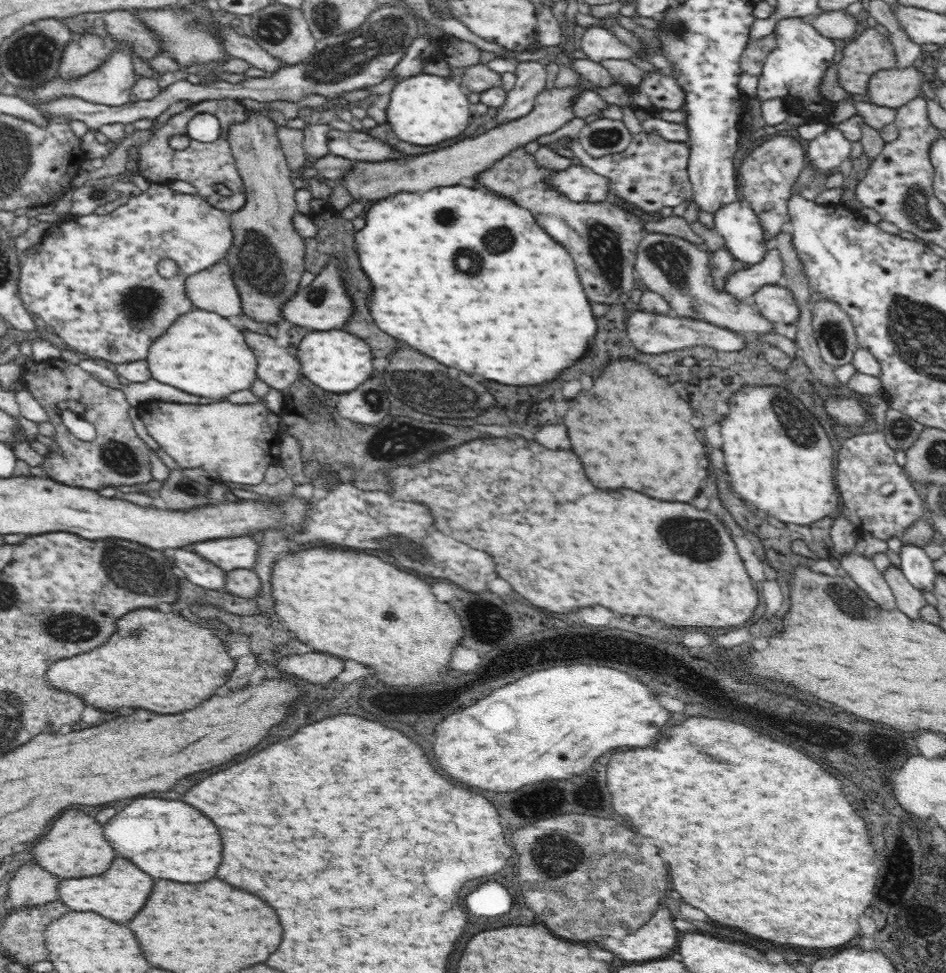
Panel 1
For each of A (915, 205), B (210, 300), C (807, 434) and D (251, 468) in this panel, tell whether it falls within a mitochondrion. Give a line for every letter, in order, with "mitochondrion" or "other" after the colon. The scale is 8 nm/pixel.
A: mitochondrion
B: other
C: mitochondrion
D: other

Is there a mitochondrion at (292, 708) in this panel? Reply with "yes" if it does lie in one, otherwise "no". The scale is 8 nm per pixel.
no

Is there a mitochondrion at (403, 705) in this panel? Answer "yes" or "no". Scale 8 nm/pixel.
no

